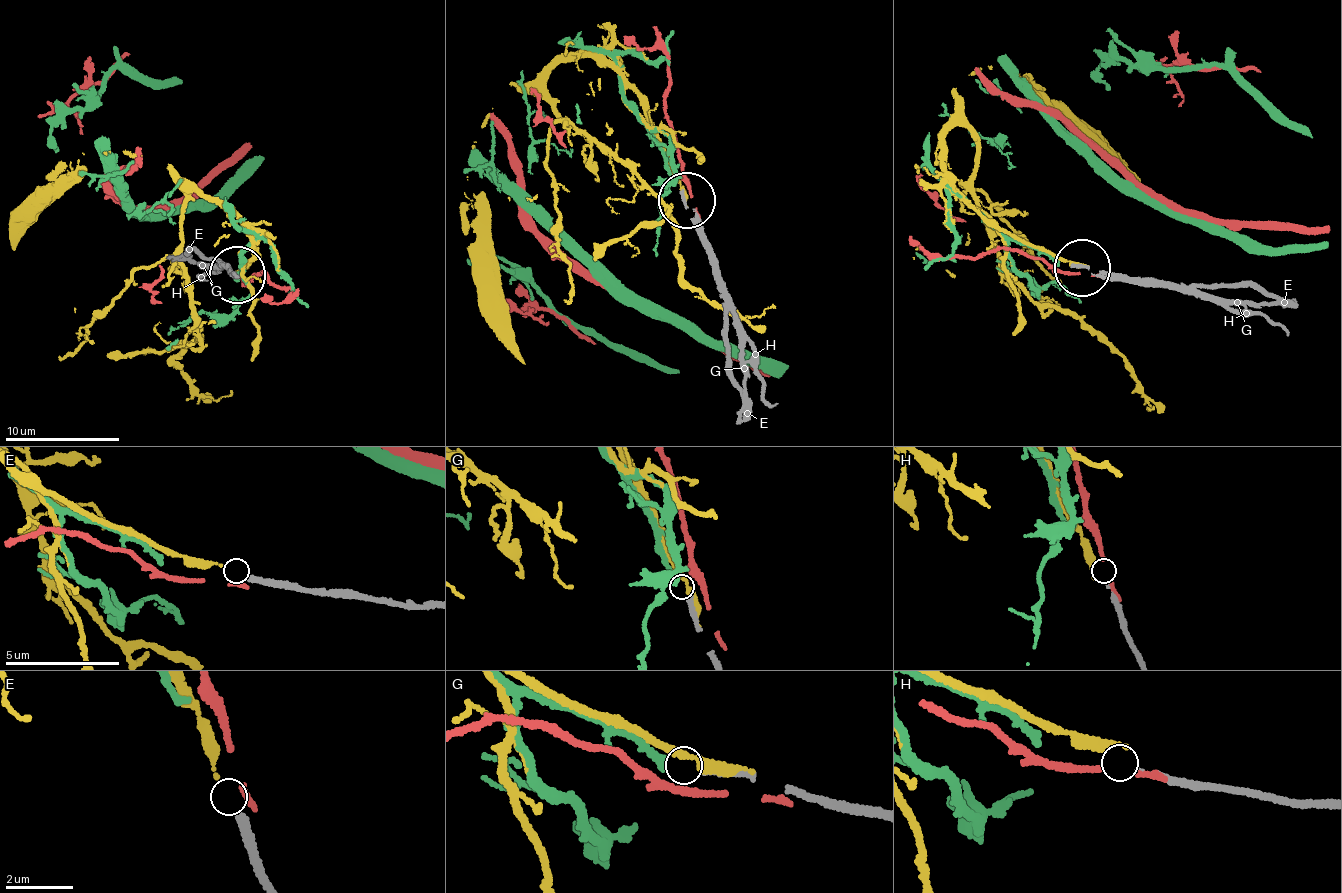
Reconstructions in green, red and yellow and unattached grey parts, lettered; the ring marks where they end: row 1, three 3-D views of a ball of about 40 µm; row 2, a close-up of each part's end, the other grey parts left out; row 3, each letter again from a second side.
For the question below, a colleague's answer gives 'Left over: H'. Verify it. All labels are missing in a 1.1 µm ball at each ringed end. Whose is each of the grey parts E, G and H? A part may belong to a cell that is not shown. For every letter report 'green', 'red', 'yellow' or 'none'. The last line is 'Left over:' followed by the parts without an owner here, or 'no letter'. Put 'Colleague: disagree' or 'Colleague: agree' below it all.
E: yellow
G: green
H: none
Left over: H
Colleague: agree

